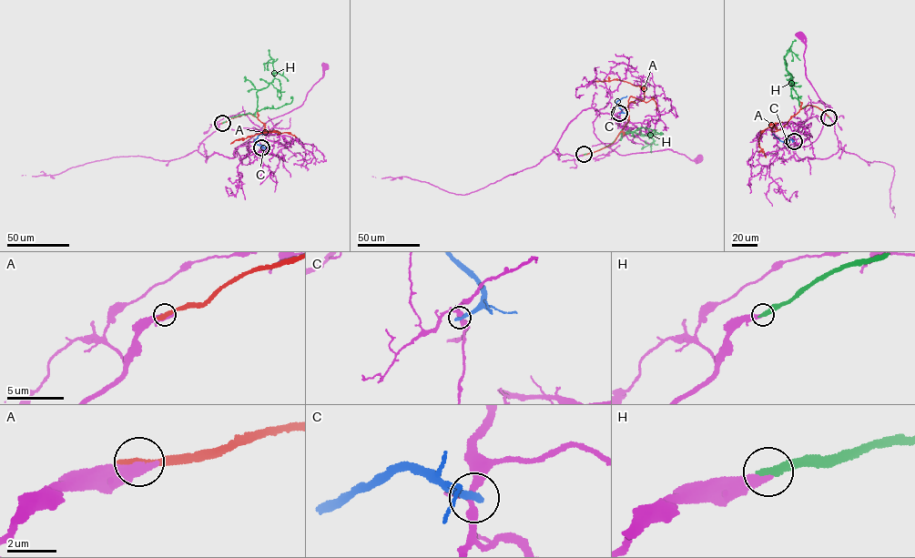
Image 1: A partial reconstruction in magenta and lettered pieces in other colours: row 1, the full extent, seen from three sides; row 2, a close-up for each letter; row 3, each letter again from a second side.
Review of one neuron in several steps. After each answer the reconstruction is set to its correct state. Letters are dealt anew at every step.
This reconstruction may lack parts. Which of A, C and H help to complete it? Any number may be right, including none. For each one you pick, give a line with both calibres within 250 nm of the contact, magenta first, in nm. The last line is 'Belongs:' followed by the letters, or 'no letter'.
H: calibres 360 and 380 nm
Belongs: H

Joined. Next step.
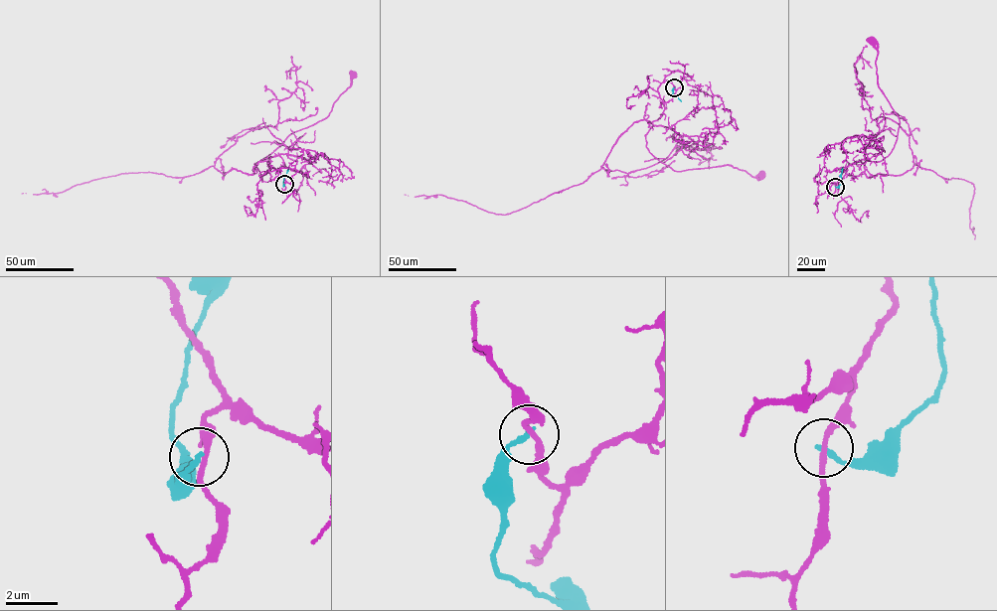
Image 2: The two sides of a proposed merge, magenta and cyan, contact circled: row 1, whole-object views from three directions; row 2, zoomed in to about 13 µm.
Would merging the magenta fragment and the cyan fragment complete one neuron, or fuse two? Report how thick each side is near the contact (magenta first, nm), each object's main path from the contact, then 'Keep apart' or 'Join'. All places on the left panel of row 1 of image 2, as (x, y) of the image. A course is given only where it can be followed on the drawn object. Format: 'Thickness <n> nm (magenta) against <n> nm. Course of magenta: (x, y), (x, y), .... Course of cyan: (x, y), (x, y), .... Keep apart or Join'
Thickness 200 nm (magenta) against 200 nm. Course of magenta: (284, 184), (283, 176), (270, 167), (270, 162), (254, 164), (288, 136), (327, 117), (350, 85), (351, 75). Course of cyan: (284, 184), (288, 168). Keep apart

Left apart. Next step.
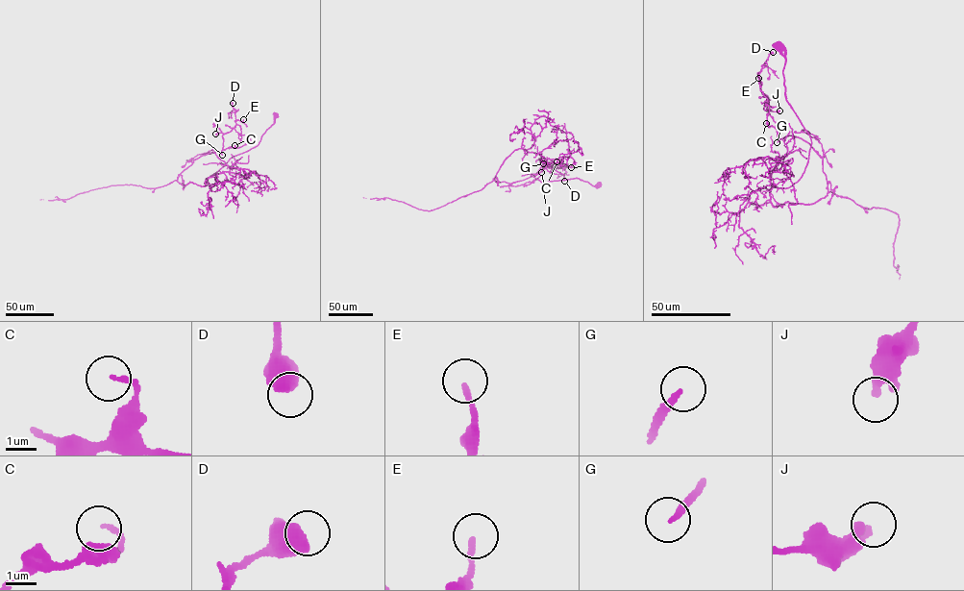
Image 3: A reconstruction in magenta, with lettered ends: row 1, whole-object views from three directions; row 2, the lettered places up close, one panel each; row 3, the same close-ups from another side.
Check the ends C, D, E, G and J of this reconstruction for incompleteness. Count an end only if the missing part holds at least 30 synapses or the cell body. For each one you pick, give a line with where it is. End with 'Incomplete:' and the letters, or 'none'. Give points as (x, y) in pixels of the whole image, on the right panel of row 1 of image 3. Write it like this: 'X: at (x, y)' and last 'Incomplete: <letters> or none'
G: at (777, 142)
Incomplete: G

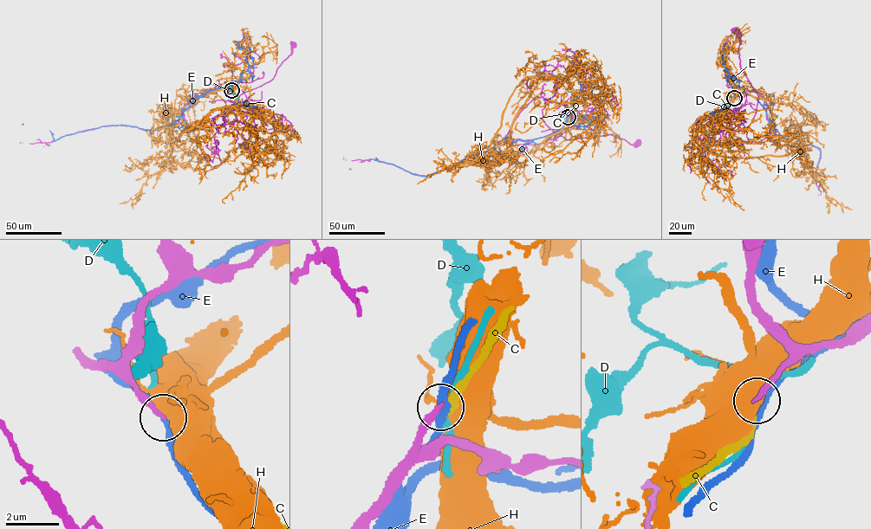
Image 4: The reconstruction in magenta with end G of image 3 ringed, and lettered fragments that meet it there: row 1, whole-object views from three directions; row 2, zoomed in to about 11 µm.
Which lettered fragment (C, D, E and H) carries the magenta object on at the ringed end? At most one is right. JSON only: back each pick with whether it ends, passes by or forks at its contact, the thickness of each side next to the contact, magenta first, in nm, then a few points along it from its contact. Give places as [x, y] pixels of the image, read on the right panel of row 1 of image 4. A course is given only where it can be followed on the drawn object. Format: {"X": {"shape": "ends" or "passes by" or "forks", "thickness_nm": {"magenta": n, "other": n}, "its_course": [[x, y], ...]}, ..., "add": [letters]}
{"add": []}

